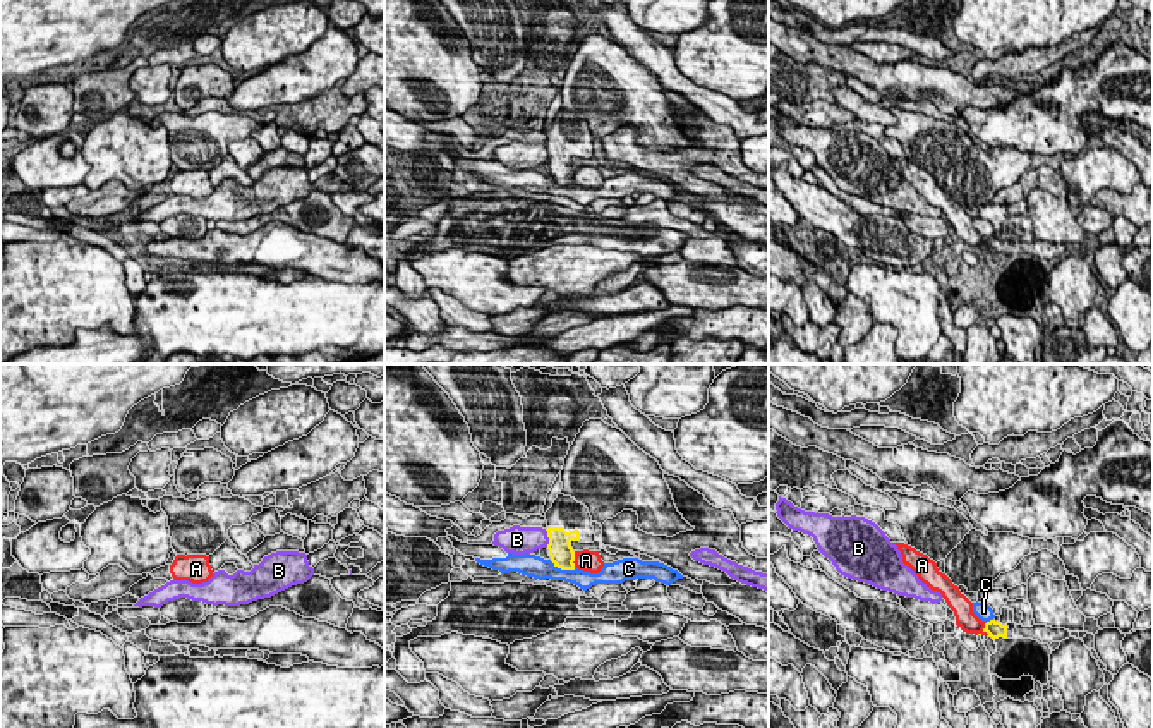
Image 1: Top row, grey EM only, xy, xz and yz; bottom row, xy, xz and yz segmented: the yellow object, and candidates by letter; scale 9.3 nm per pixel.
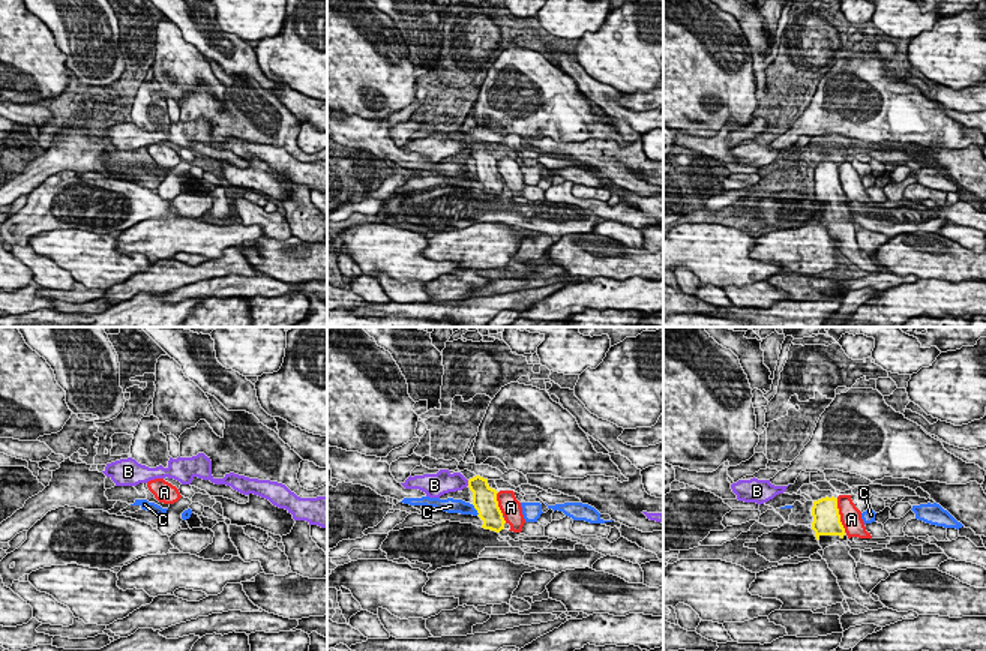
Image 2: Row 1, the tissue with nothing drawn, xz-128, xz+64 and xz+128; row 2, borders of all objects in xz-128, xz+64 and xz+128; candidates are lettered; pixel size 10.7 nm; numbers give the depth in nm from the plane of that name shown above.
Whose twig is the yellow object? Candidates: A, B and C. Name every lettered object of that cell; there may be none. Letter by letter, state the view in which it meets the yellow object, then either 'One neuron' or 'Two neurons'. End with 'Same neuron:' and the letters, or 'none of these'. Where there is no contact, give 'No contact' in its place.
A: Touches yellow in yz. Two neurons
B: Touches yellow in xz. Two neurons
C: Touches yellow in xz. Two neurons
Same neuron: none of these

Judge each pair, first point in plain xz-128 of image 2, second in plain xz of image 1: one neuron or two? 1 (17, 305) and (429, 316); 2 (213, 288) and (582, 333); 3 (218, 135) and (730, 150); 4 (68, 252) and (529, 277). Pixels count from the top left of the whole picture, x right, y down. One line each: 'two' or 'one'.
1: two
2: one
3: one
4: two

